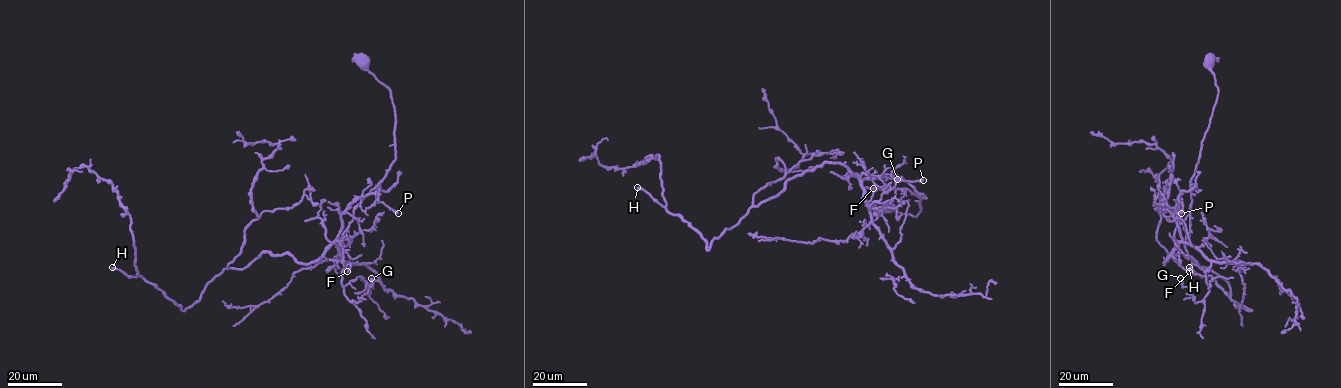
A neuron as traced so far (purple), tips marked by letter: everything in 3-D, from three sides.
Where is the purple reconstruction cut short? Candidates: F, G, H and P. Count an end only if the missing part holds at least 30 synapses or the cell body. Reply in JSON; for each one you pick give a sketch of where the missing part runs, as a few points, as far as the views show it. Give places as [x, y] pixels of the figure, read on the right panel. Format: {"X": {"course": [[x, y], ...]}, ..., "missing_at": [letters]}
{"H": {"course": [[1189, 267], [1175, 249], [1180, 239], [1148, 224], [1142, 217], [1140, 203]]}, "missing_at": ["H"]}

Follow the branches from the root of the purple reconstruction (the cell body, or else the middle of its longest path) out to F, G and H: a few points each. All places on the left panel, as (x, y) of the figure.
F: (361, 61), (390, 92), (395, 160), (355, 209), (338, 241), (342, 270), (350, 265), (347, 271)
G: (361, 61), (390, 92), (395, 160), (355, 209), (338, 241), (344, 295), (358, 302), (371, 278)
H: (361, 61), (390, 92), (395, 160), (320, 257), (263, 252), (225, 268), (184, 310), (112, 267)

